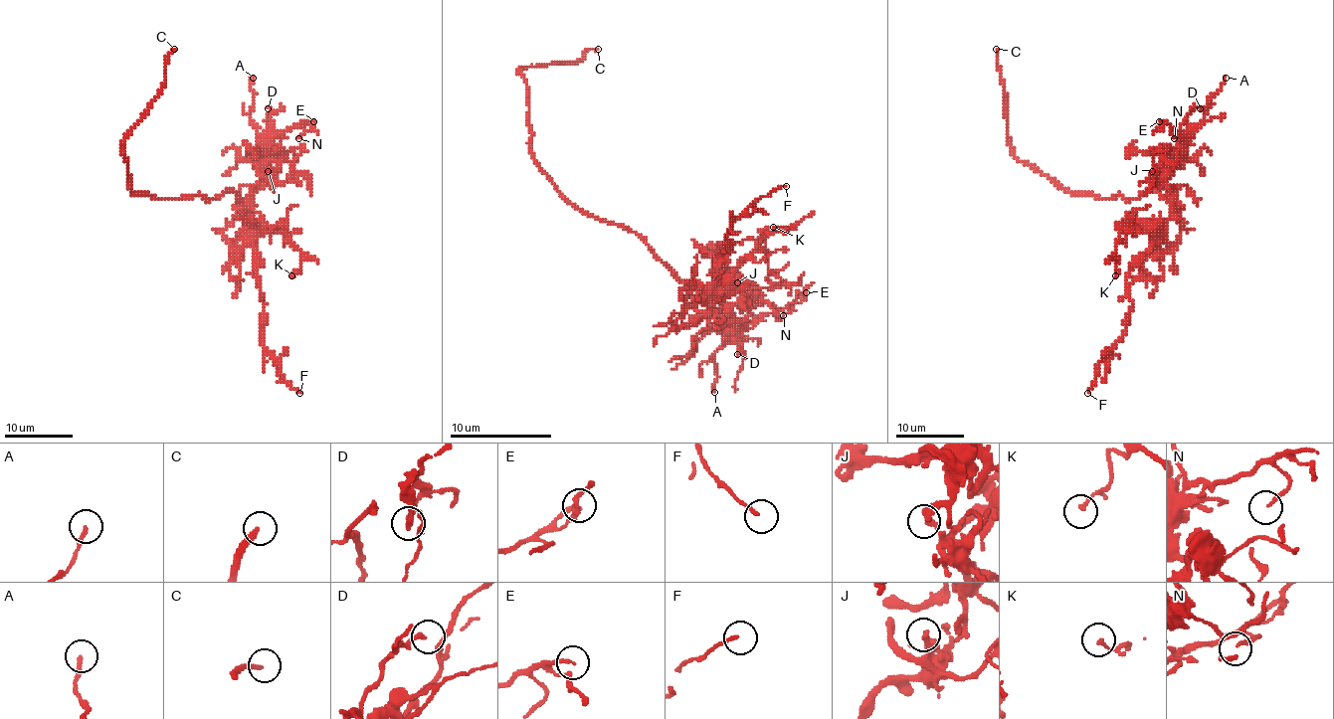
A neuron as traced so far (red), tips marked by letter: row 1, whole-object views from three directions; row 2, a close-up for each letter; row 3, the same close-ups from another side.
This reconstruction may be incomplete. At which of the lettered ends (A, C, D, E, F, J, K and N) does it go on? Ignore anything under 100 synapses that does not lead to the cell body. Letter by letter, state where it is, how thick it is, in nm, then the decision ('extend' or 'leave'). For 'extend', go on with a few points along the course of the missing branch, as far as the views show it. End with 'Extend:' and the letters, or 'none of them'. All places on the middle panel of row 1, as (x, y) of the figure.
A: at (714, 392); 190 nm thick; leave
C: at (598, 49); 220 nm thick; extend
D: at (737, 354); 200 nm thick; leave
E: at (806, 292); 160 nm thick; leave
F: at (786, 186); 120 nm thick; leave
J: at (737, 282); 130 nm thick; leave
K: at (773, 227); 140 nm thick; leave
N: at (783, 315); 160 nm thick; leave
Extend: C

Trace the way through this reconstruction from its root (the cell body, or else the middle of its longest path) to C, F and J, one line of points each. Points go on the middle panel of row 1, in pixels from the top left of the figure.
C: (651, 252), (634, 232), (580, 212), (531, 150), (529, 87), (521, 69), (572, 64), (588, 49), (598, 49)
F: (651, 252), (699, 310), (714, 310), (719, 247), (732, 252), (727, 232), (758, 199), (786, 186)
J: (651, 252), (684, 285), (699, 310), (707, 310), (717, 303), (735, 303), (740, 295), (737, 282)

